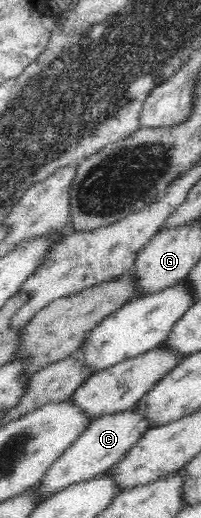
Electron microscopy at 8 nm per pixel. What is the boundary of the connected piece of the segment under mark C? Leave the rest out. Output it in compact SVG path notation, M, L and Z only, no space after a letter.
M129 408L120 413L105 414L93 420L85 432L63 452L42 476L41 494L50 496L77 482L91 480L97 474L111 470L149 429L153 428L150 421L138 412L137 408Z

